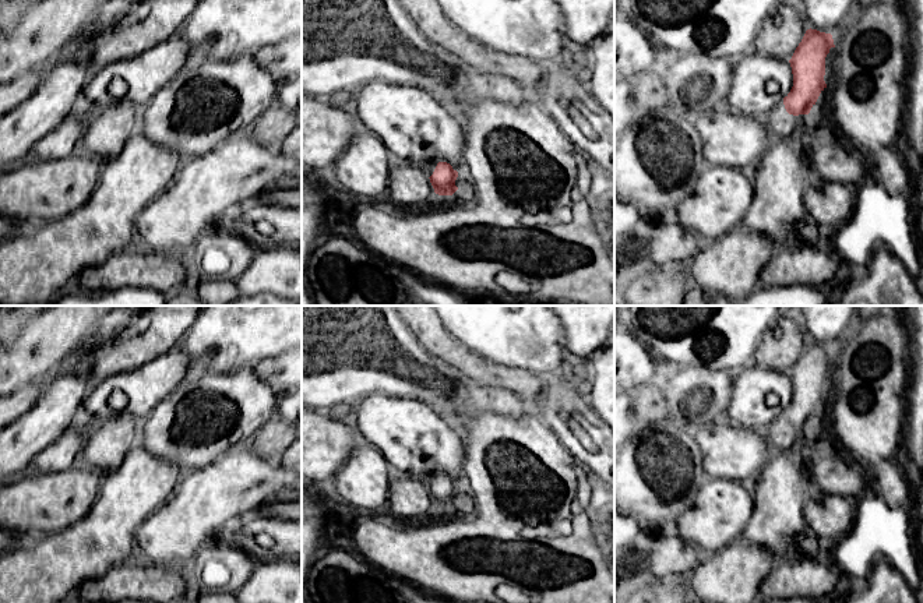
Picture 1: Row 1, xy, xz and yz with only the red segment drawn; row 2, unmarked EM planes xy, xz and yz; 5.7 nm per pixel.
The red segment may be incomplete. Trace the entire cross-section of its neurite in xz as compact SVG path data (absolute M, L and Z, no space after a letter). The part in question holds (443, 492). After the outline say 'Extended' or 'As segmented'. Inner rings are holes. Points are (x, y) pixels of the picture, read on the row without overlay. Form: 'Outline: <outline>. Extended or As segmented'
Outline: M436 463L427 466L426 487L438 508L452 508L461 498L462 490Z. Extended

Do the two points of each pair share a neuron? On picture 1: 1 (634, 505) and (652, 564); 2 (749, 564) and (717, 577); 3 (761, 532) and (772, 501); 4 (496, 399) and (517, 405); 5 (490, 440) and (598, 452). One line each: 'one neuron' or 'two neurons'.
1: two neurons
2: one neuron
3: one neuron
4: one neuron
5: two neurons

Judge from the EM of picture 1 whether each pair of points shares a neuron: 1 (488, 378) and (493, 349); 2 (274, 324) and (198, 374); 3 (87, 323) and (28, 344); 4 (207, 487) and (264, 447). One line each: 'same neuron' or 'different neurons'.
1: different neurons
2: same neuron
3: same neuron
4: different neurons

